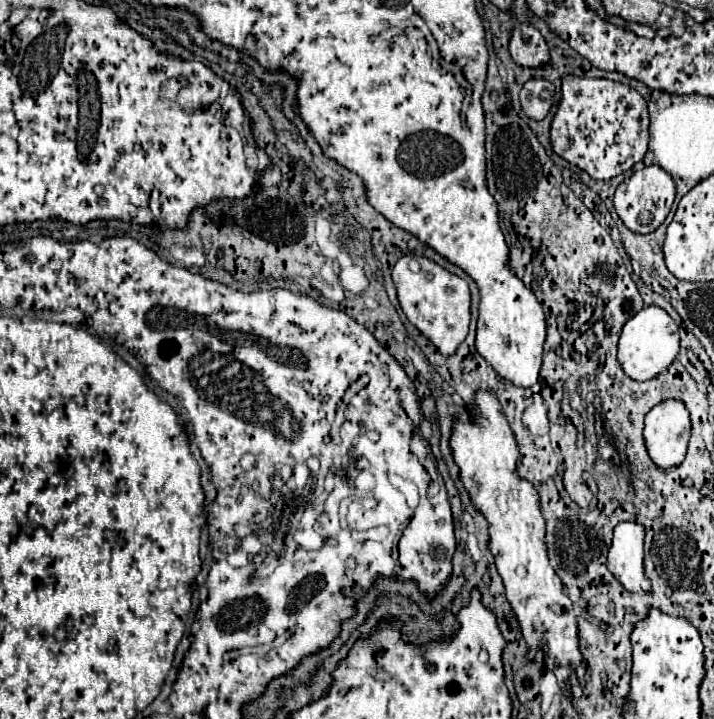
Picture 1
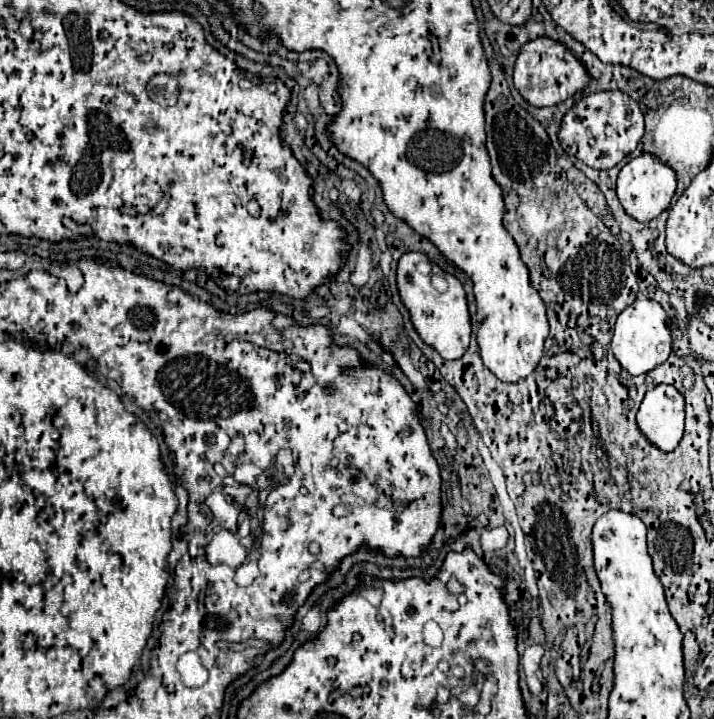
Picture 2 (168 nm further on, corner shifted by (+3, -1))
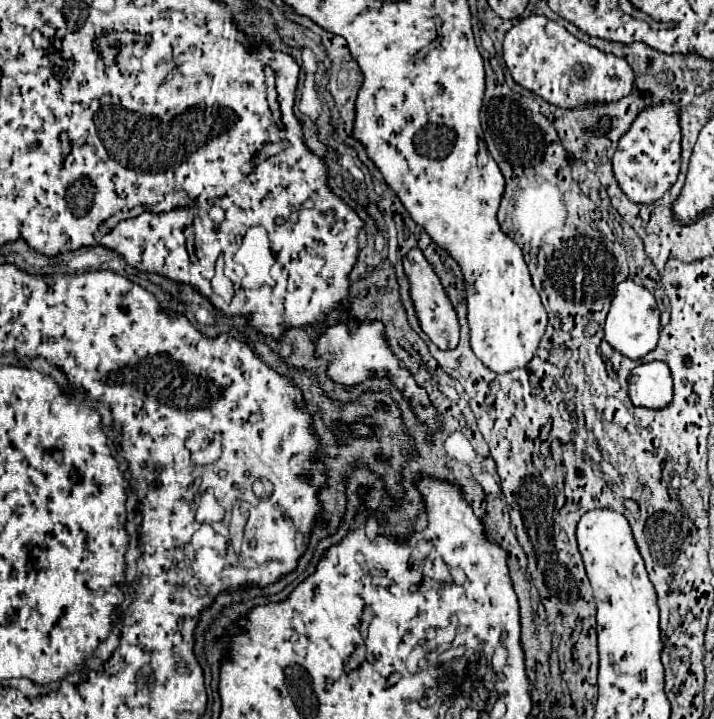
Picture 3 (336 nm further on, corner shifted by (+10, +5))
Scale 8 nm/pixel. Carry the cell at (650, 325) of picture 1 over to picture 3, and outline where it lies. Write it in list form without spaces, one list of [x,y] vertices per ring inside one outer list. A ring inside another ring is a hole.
[[[631,279],[623,281],[617,287],[617,293],[611,301],[611,309],[605,323],[605,341],[617,349],[621,355],[637,361],[643,359],[657,347],[659,341],[659,309],[655,297],[641,285],[633,283]]]

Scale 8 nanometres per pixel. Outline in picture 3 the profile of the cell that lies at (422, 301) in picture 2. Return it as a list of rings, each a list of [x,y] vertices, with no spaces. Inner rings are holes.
[[[411,249],[407,255],[405,255],[405,261],[403,261],[403,269],[405,269],[405,275],[409,279],[409,293],[411,293],[411,301],[415,305],[415,313],[417,313],[417,319],[421,323],[421,329],[423,333],[443,351],[447,349],[455,349],[457,343],[459,343],[459,321],[457,321],[457,313],[453,309],[453,303],[447,295],[447,291],[443,289],[441,285],[441,279],[439,275],[433,271],[433,267],[427,263],[427,259],[423,257],[421,249]]]

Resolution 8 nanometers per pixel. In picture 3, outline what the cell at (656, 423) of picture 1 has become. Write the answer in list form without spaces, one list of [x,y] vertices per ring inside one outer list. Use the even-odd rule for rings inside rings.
[[[651,361],[635,367],[629,377],[629,397],[635,407],[665,409],[673,399],[673,381],[669,367],[661,361]]]

